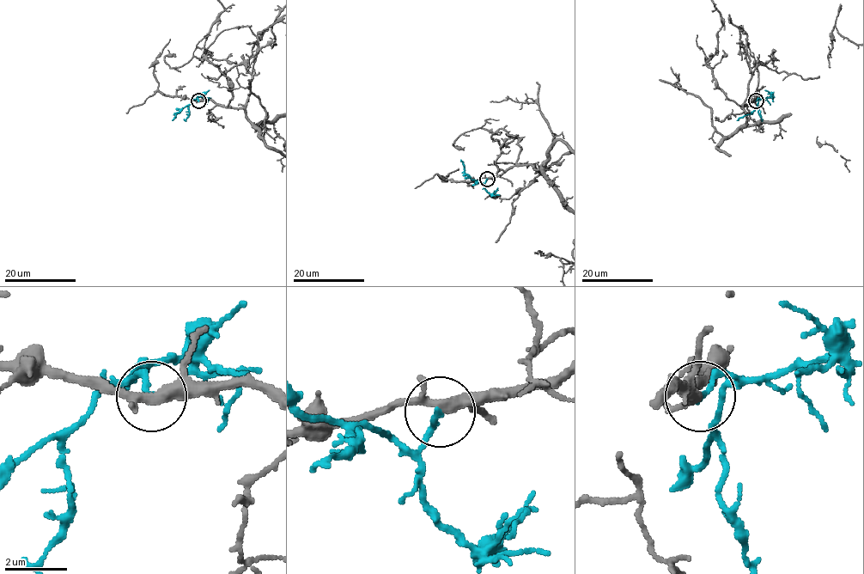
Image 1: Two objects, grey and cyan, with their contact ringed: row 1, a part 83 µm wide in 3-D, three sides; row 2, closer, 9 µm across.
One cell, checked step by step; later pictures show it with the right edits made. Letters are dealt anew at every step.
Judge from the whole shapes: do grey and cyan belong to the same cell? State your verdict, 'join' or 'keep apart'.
keep apart

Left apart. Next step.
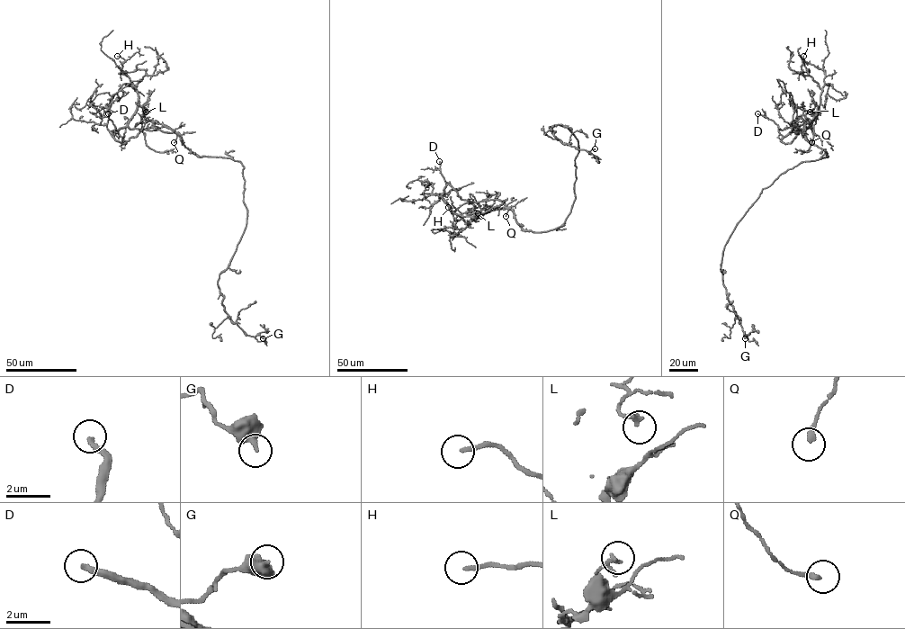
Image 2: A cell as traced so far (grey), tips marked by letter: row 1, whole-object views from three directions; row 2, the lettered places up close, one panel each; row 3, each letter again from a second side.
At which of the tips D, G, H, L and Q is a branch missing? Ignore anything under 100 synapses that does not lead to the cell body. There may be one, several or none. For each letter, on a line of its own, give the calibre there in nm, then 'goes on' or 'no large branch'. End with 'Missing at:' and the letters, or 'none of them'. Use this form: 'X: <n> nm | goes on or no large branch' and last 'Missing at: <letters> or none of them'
D: 240 nm | goes on
G: 320 nm | no large branch
H: 180 nm | no large branch
L: 110 nm | no large branch
Q: 240 nm | no large branch
Missing at: D

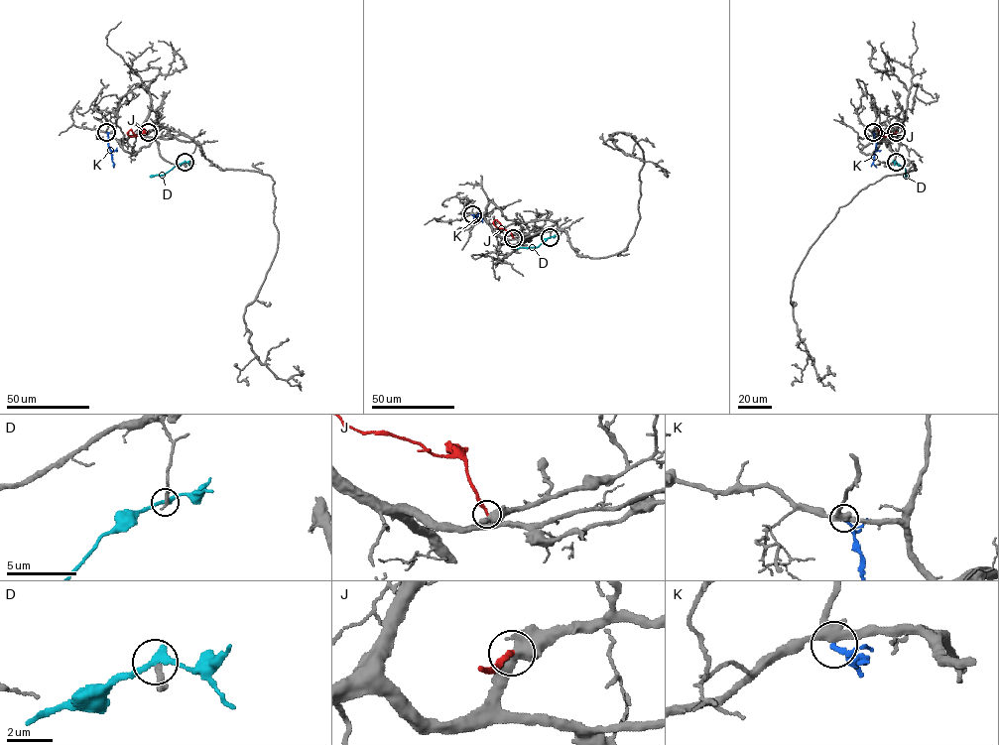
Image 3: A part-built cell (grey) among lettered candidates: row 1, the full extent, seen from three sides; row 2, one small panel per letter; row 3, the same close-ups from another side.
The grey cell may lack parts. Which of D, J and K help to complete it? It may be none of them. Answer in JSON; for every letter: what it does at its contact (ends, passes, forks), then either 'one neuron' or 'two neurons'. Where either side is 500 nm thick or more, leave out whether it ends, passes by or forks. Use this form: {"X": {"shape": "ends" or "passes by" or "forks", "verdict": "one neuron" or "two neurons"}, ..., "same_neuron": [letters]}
{"D": {"shape": "passes by", "verdict": "two neurons"}, "J": {"shape": "ends", "verdict": "two neurons"}, "K": {"shape": "passes by", "verdict": "two neurons"}, "same_neuron": []}

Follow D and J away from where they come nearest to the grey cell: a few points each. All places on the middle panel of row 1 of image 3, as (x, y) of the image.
D: (550, 237), (537, 247), (515, 247)
J: (513, 237), (510, 231), (498, 228), (493, 222), (497, 219), (500, 224)

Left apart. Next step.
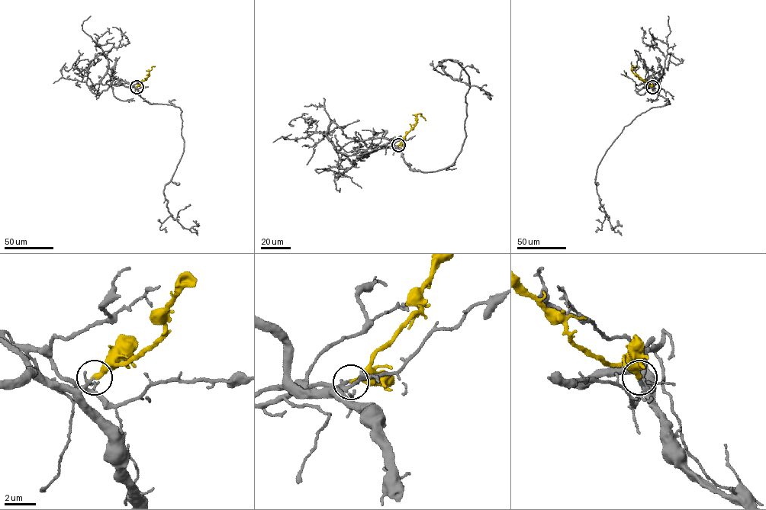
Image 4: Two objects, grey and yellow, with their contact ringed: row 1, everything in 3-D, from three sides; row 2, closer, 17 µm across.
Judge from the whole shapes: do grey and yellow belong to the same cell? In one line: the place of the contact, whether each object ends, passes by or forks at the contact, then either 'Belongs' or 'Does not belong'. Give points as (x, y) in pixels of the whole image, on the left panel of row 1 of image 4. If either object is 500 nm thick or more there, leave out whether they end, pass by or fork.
Place: (136, 87). At the ring grey ends. At the ring yellow ends. Belongs

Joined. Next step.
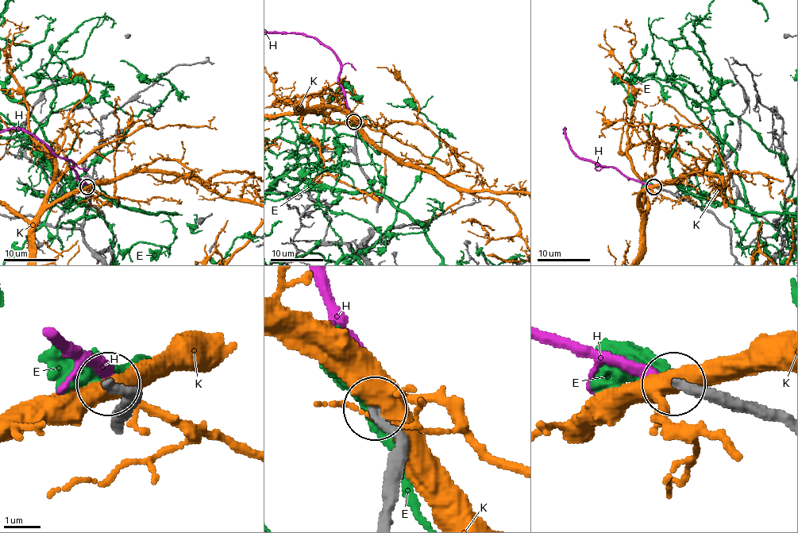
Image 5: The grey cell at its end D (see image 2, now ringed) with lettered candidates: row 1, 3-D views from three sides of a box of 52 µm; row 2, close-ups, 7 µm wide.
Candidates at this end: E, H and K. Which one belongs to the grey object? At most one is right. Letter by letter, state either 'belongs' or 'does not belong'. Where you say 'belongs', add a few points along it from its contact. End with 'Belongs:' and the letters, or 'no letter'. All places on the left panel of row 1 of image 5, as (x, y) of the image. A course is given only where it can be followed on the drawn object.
E: does not belong
H: belongs
K: does not belong
Belongs: H

